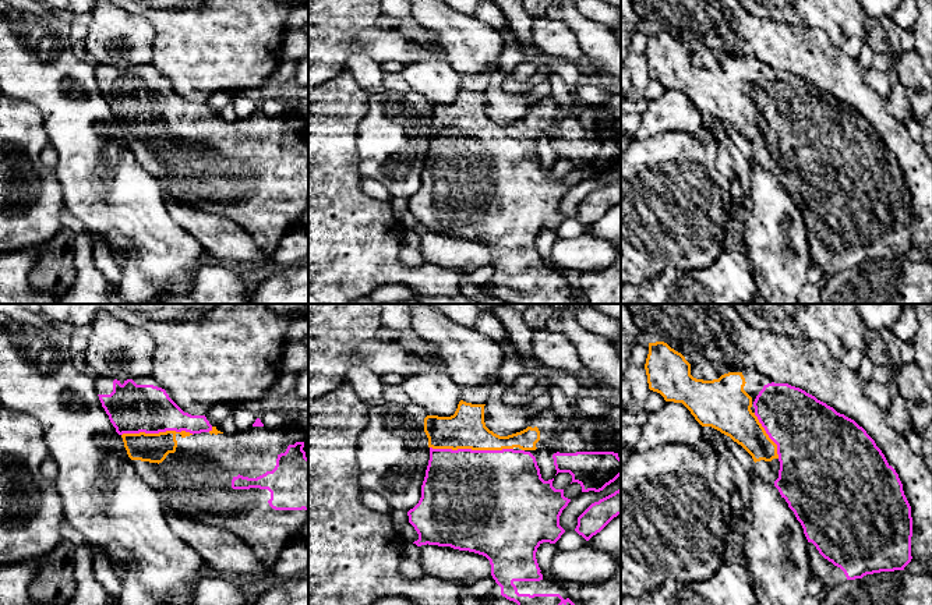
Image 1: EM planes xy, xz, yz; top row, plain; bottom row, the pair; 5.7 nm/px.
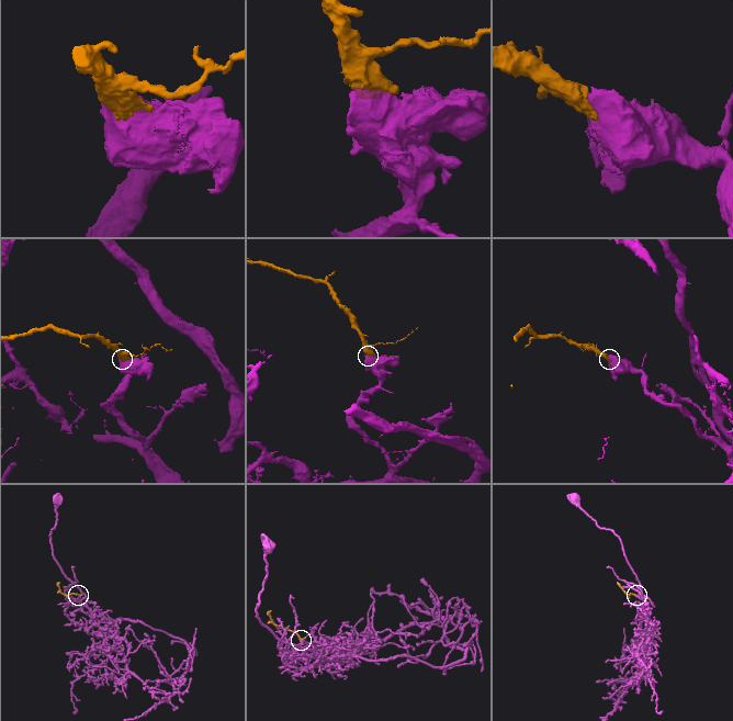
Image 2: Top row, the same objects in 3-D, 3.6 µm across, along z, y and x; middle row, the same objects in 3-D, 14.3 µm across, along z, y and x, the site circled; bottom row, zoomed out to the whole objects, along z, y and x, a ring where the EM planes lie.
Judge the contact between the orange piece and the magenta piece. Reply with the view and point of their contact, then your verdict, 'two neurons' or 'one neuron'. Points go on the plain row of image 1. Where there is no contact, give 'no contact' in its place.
meets orange in xz at (472, 137); one neuron

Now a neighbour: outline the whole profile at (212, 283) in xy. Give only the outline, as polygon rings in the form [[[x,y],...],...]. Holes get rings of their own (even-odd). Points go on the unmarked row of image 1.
[[[201,263],[194,273],[193,289],[187,294],[165,294],[162,304],[247,304],[246,286],[222,265]]]

